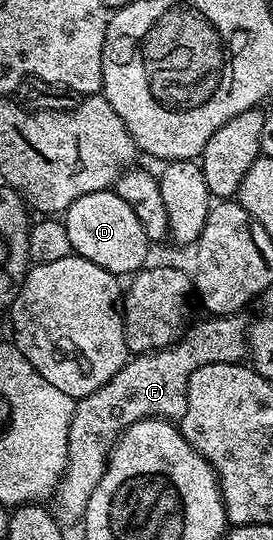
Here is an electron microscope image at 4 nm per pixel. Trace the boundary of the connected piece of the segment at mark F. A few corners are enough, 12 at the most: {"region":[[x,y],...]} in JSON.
{"region":[[206,317],[76,399],[56,509],[84,519],[127,428],[180,420],[199,368],[240,363],[247,322]]}

